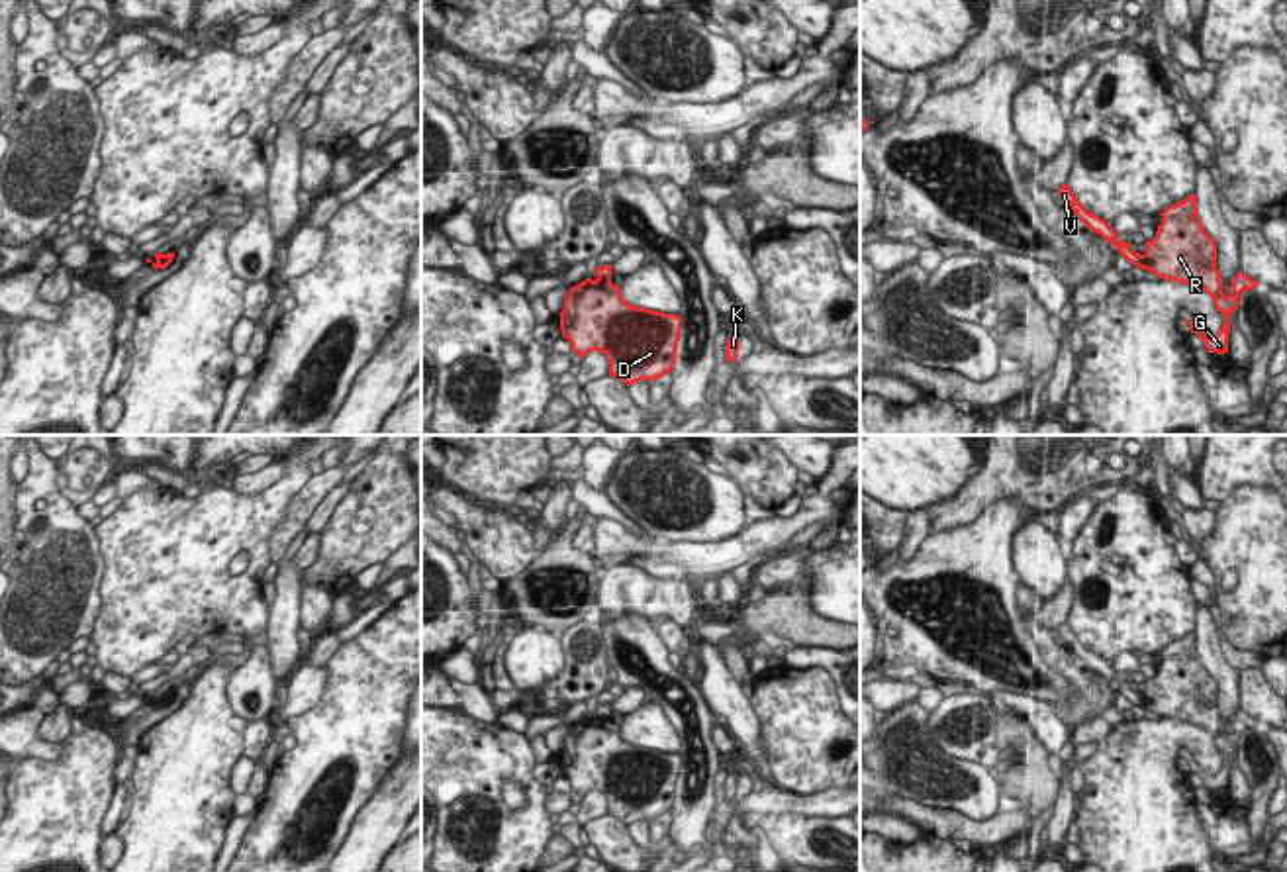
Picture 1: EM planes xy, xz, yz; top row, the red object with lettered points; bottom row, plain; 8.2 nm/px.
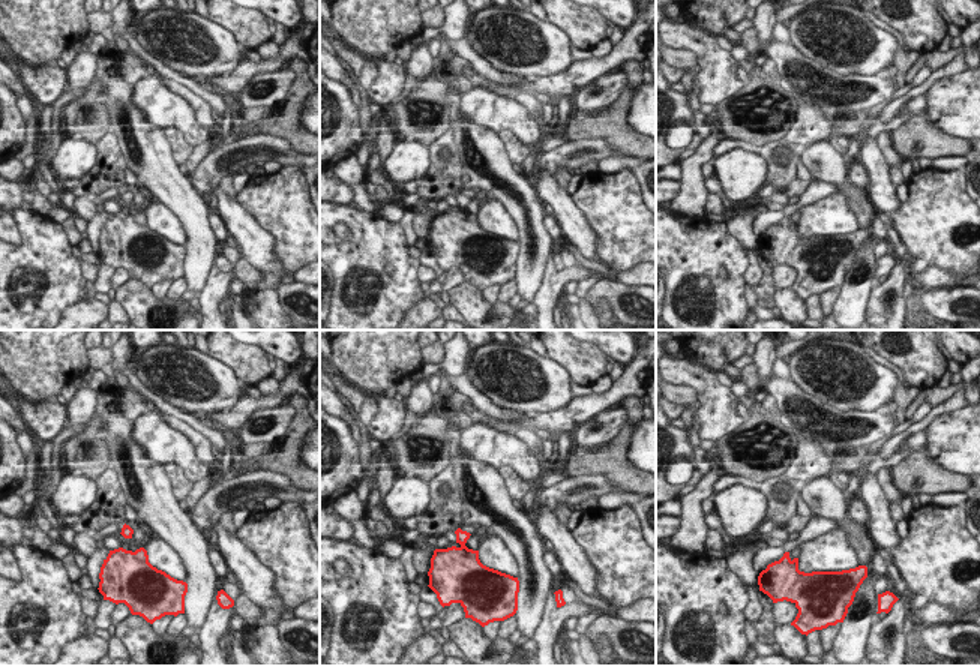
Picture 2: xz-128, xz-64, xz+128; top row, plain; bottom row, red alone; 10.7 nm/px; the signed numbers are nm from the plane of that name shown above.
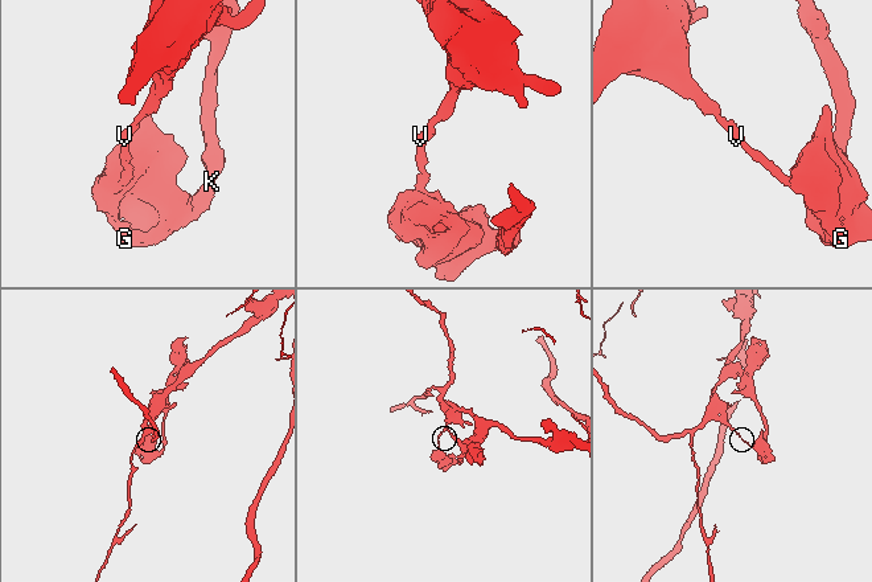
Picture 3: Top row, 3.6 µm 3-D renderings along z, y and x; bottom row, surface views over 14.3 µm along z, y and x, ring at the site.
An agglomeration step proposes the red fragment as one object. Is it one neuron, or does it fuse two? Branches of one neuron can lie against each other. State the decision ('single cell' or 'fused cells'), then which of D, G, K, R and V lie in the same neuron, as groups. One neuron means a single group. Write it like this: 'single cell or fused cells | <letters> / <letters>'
fused cells | D G K R / V

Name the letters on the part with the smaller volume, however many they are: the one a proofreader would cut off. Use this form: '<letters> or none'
D, G, K, R

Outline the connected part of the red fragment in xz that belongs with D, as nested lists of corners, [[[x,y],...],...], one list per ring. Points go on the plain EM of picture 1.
[[[611,717],[572,725],[558,754],[572,790],[582,798],[592,790],[605,792],[609,815],[627,825],[674,807],[682,756],[627,743]]]

